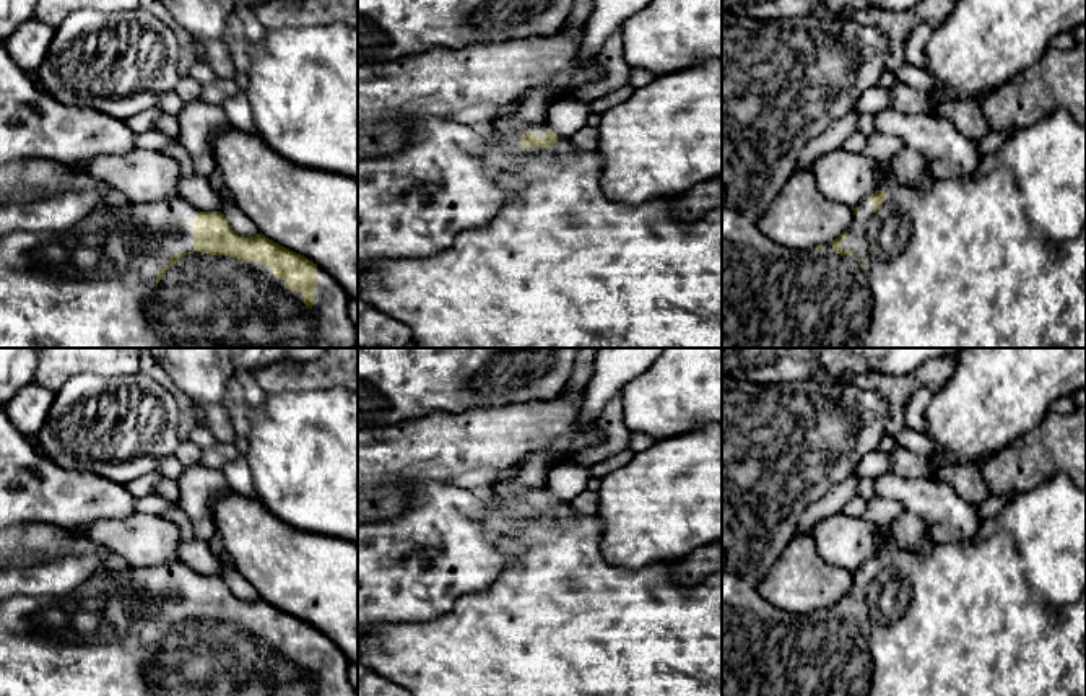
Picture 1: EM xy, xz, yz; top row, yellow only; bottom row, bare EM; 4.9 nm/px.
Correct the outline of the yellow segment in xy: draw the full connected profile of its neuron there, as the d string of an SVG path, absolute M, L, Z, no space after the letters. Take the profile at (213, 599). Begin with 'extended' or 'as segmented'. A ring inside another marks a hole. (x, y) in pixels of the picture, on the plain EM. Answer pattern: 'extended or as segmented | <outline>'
extended | M182 561L153 568L119 566L94 572L76 589L62 595L15 595L0 603L0 696L358 696L348 680L350 659L324 633L262 597L239 600L221 576L205 576ZM122 587L135 590L138 608L133 611L119 595Z

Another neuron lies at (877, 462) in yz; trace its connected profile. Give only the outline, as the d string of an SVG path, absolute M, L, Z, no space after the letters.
M873 450L862 457L852 475L875 478L889 472L893 472L889 452Z

